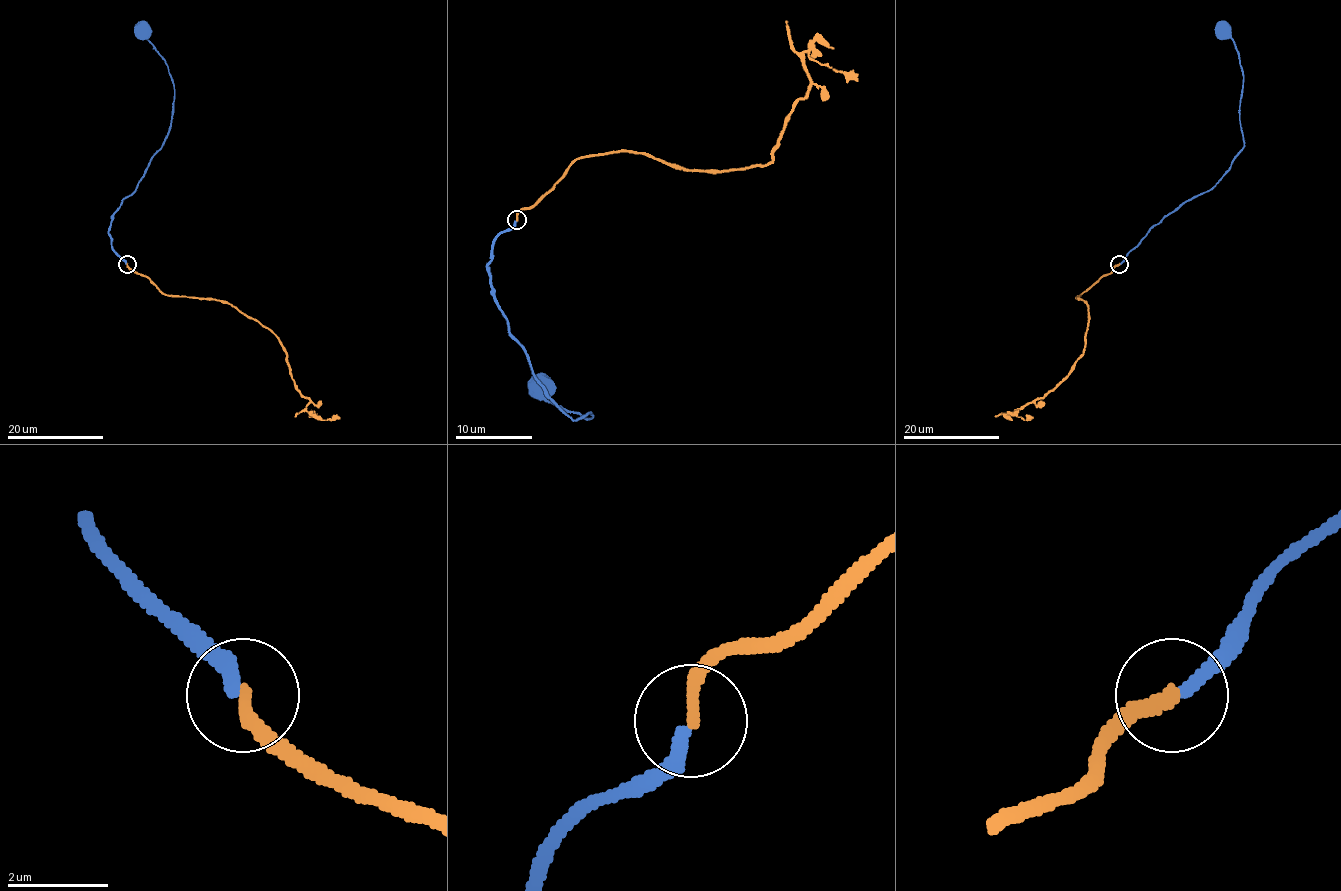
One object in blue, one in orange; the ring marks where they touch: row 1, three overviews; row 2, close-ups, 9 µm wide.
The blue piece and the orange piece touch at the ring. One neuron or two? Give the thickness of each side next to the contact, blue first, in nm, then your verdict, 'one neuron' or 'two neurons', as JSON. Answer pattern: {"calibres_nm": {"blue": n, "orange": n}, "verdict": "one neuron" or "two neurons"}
{"calibres_nm": {"blue": 240, "orange": 280}, "verdict": "two neurons"}

